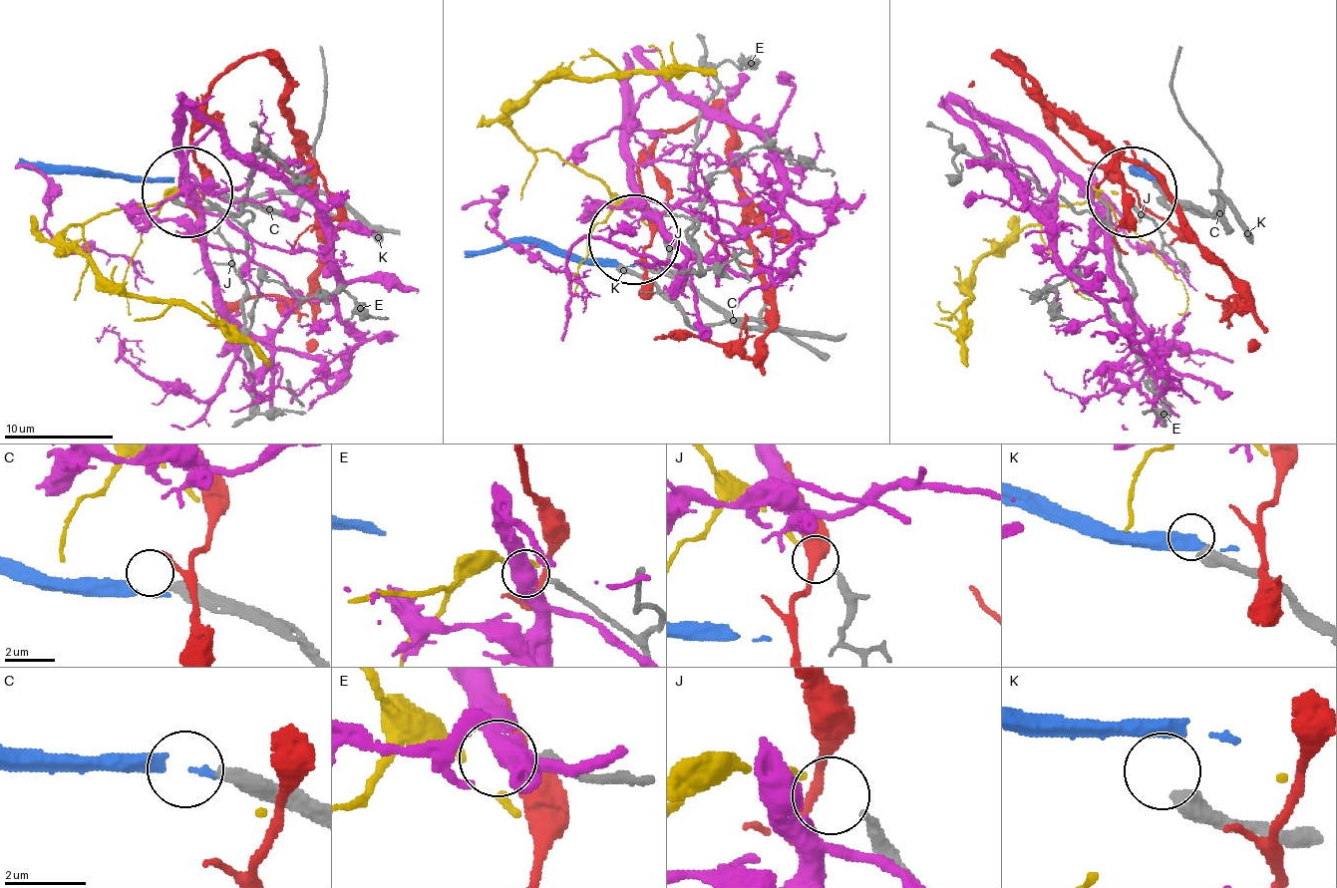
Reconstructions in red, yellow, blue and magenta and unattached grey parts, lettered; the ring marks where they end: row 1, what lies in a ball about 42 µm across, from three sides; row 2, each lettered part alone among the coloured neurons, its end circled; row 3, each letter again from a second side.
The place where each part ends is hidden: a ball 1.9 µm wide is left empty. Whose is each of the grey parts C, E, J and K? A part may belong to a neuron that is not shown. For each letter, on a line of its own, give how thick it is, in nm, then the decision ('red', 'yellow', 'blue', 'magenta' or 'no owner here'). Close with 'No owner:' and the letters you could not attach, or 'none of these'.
C: 360 nm | blue
E: 200 nm | no owner here
J: 240 nm | yellow
K: 500 nm | no owner here
No owner: E, K

